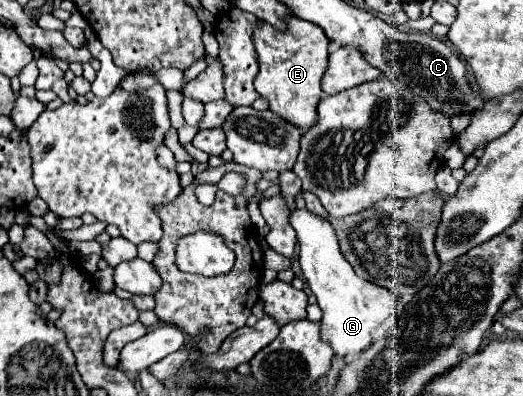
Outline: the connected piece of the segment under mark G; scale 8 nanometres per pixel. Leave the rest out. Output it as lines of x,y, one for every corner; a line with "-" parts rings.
296,208
290,212
290,226
298,234
300,268
310,290
316,294
318,306
324,312
322,338
330,342
334,354
340,358
346,358
348,354
360,354
374,342
374,338
378,336
378,328
390,318
394,296
382,286
366,282
354,272
350,262
340,252
336,232
326,218
310,210

